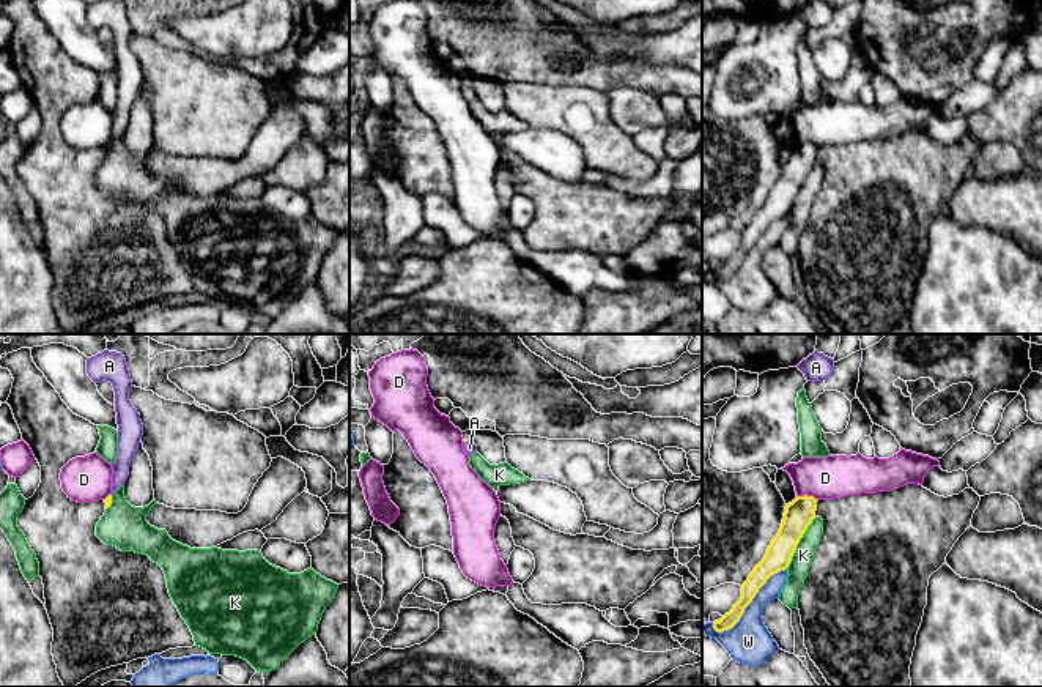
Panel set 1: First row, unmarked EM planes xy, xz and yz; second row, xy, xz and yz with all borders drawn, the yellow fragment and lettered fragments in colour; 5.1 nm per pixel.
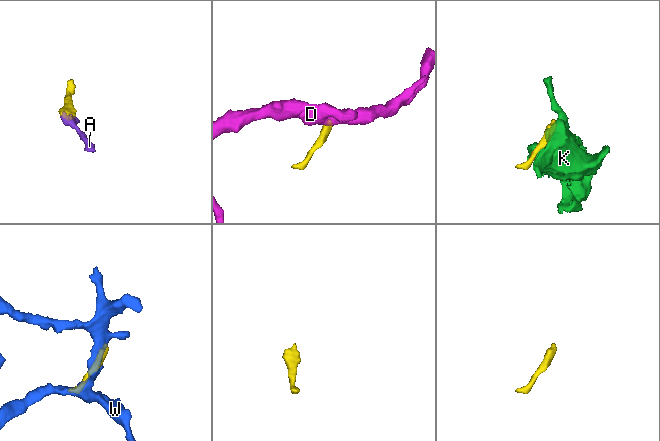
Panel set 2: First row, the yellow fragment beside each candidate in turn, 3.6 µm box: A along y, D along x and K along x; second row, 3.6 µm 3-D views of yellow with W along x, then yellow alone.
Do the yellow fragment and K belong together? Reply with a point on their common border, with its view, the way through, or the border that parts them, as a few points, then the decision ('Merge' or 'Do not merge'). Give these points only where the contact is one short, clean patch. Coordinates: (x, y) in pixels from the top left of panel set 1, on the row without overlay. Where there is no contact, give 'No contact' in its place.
Touches yellow at yz (798, 188). Boundary: yz (816, 164), (786, 215). Do not merge

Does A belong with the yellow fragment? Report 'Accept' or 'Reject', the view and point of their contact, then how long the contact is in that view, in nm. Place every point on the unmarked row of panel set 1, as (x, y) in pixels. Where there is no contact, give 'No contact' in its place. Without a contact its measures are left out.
Accept. Touches yellow at xz (465, 89). Shared border 30 nm

